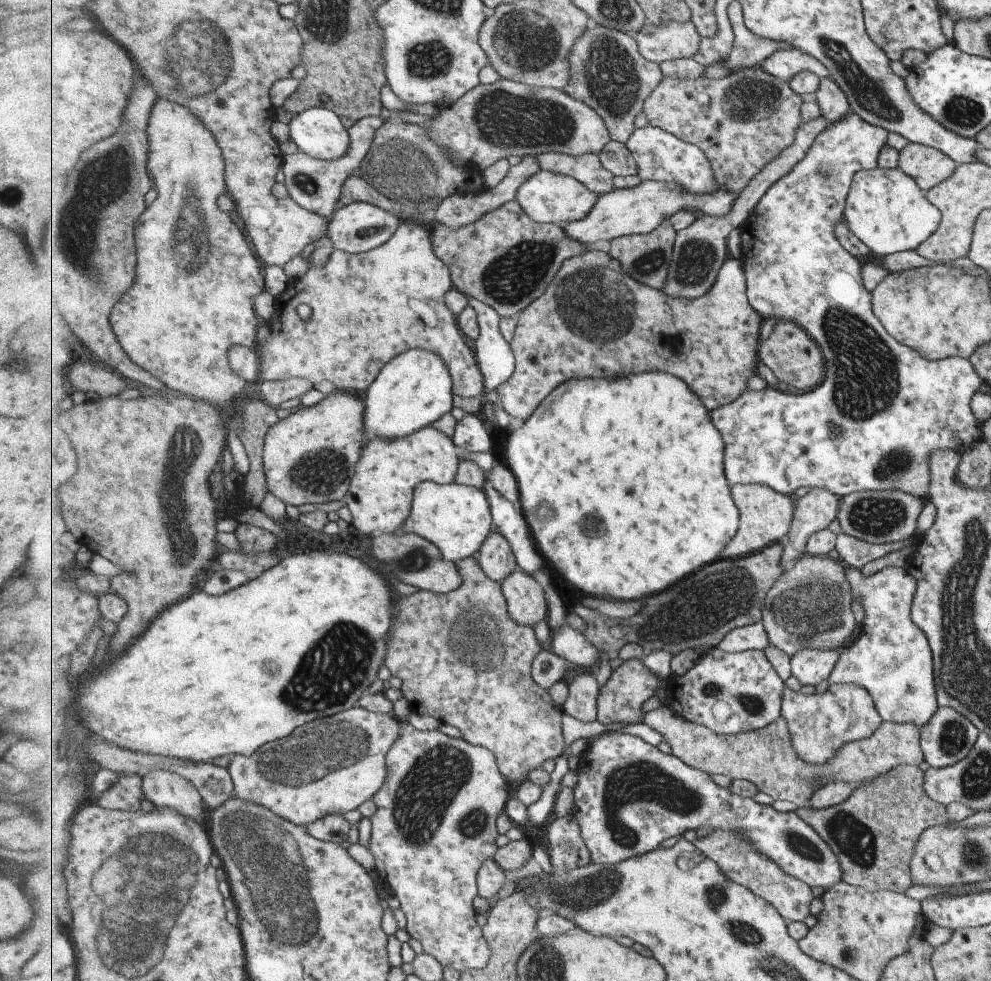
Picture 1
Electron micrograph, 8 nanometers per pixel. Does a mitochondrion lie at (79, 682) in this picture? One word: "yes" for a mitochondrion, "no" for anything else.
no

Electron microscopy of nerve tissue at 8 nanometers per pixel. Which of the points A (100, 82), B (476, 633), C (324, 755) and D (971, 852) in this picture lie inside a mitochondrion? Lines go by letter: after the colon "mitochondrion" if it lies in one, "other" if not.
A: other
B: mitochondrion
C: mitochondrion
D: mitochondrion

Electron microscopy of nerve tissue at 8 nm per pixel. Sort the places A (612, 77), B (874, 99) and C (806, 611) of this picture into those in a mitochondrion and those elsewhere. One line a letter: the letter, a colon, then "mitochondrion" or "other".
A: mitochondrion
B: mitochondrion
C: mitochondrion

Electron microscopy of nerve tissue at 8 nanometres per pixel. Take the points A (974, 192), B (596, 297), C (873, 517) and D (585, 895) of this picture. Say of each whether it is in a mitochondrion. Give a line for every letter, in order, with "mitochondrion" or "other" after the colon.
A: other
B: mitochondrion
C: mitochondrion
D: mitochondrion

